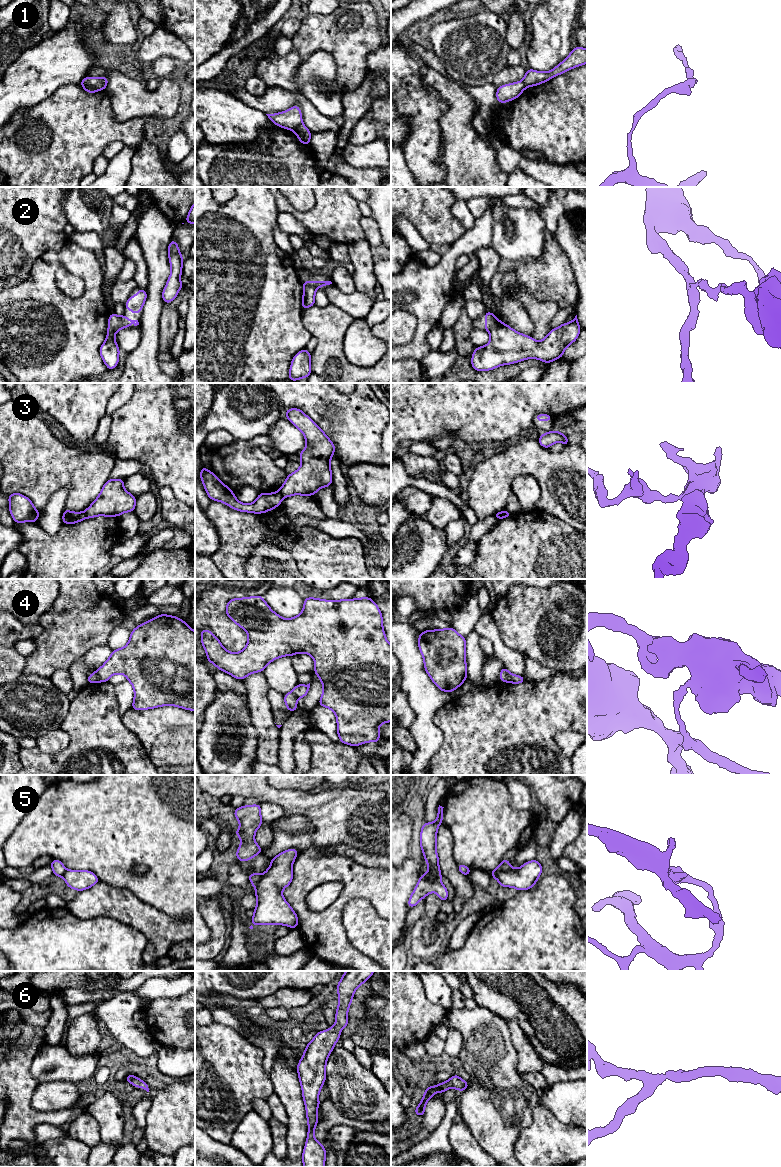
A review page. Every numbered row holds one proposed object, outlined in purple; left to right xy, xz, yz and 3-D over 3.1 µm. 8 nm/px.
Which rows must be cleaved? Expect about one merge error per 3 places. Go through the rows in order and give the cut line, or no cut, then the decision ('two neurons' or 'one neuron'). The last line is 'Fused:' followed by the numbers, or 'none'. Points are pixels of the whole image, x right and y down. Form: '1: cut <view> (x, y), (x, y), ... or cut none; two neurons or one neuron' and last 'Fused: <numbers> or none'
1: cut xz (302, 123), (293, 130); two neurons
2: cut none; one neuron
3: cut xy (84, 512), (86, 517); two neurons
4: cut xy (95, 671), (99, 681); two neurons
5: cut yz (511, 868), (499, 871), (492, 877); two neurons
6: cut none; one neuron
Fused: 1, 3, 4, 5

